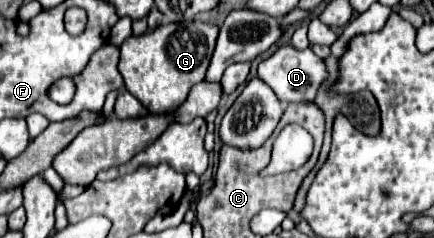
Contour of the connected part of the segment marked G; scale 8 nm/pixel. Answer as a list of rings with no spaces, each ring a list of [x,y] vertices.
[[[192,19],[188,23],[164,23],[144,35],[128,37],[120,47],[118,71],[124,77],[126,89],[150,109],[150,113],[164,113],[178,109],[186,101],[192,85],[204,79],[210,57],[214,53],[218,25]]]

